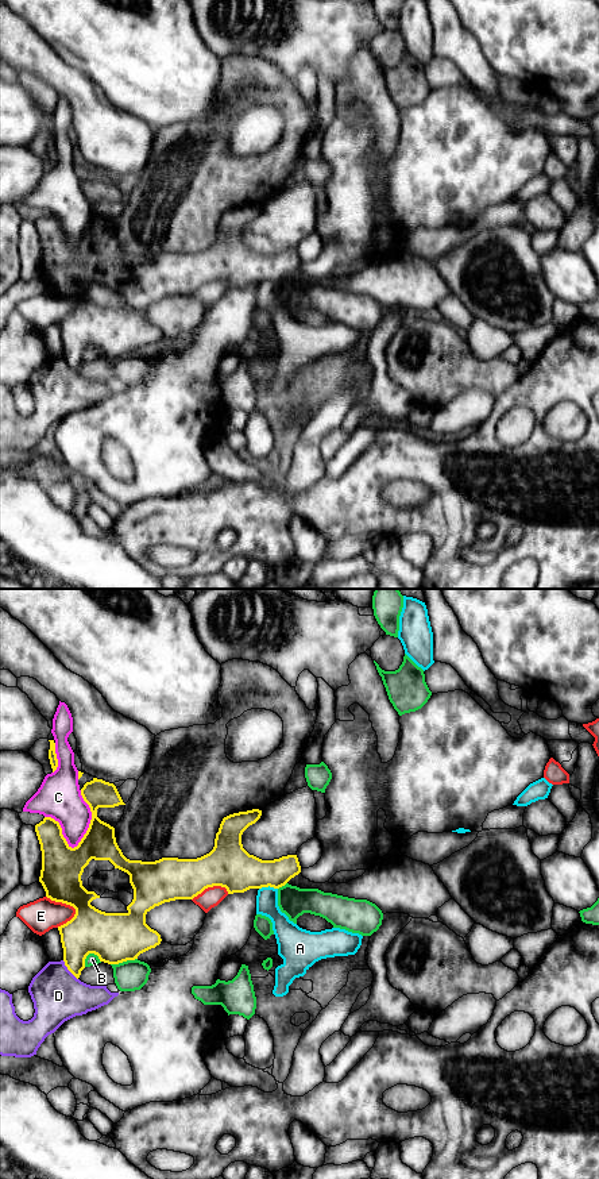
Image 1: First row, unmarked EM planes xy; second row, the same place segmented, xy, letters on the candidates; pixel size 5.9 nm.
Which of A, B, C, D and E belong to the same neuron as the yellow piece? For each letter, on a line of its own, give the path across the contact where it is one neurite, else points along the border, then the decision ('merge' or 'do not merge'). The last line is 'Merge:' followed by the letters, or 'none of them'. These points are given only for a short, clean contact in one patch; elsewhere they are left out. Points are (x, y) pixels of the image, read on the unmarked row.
A: do not merge
B: do not merge
C: do not merge
D: do not merge
E: do not merge
Merge: none of them

